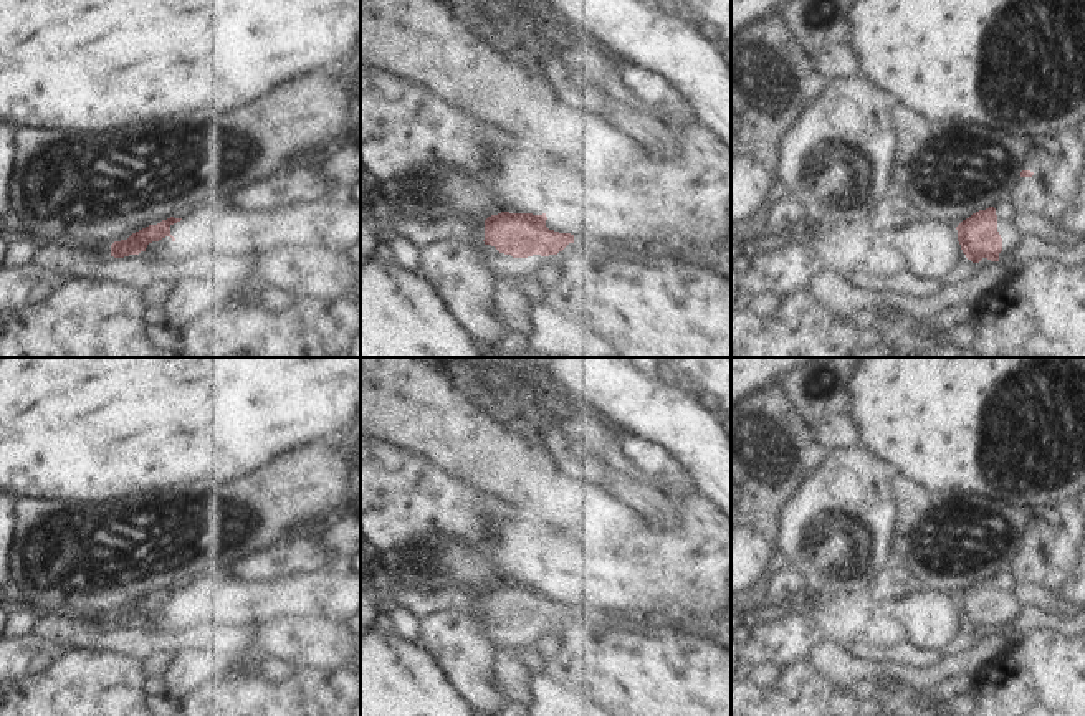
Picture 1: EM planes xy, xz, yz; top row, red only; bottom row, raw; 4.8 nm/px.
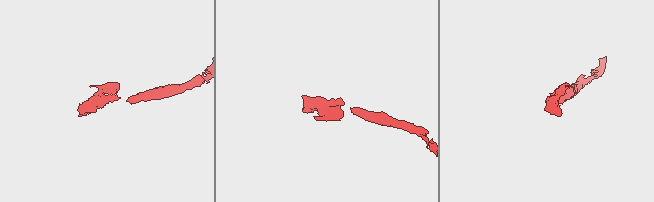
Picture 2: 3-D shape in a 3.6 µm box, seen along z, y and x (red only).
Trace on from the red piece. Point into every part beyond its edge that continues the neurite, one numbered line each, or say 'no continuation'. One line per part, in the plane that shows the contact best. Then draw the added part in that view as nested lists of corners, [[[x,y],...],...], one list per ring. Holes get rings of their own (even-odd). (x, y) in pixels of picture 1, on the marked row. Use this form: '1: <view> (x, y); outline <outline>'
1: xz (490, 253); outline [[[471,240],[470,245],[485,258],[488,270],[495,270],[495,266],[501,261],[508,261],[508,255],[499,253],[495,246],[486,245],[481,240]]]

